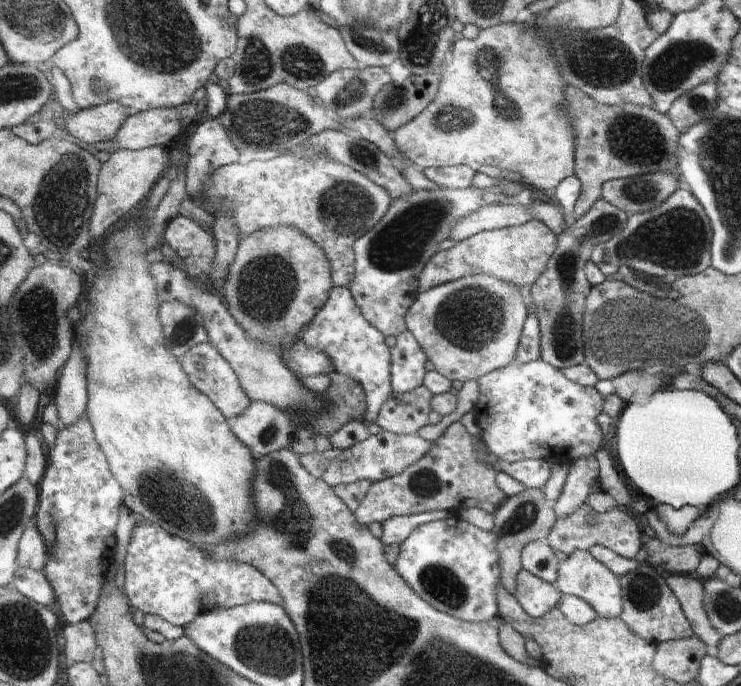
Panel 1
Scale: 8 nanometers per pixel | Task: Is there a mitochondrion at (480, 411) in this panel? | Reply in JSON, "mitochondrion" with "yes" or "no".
{"mitochondrion":"no"}

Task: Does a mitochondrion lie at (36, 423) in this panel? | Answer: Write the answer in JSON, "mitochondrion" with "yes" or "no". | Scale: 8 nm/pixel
{"mitochondrion":"no"}

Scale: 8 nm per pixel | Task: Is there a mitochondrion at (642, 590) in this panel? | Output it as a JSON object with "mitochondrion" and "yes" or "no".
{"mitochondrion":"yes"}

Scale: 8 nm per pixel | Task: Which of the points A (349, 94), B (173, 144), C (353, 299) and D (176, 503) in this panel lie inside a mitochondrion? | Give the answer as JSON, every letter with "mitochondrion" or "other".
{"A":"mitochondrion","B":"other","C":"other","D":"mitochondrion"}

